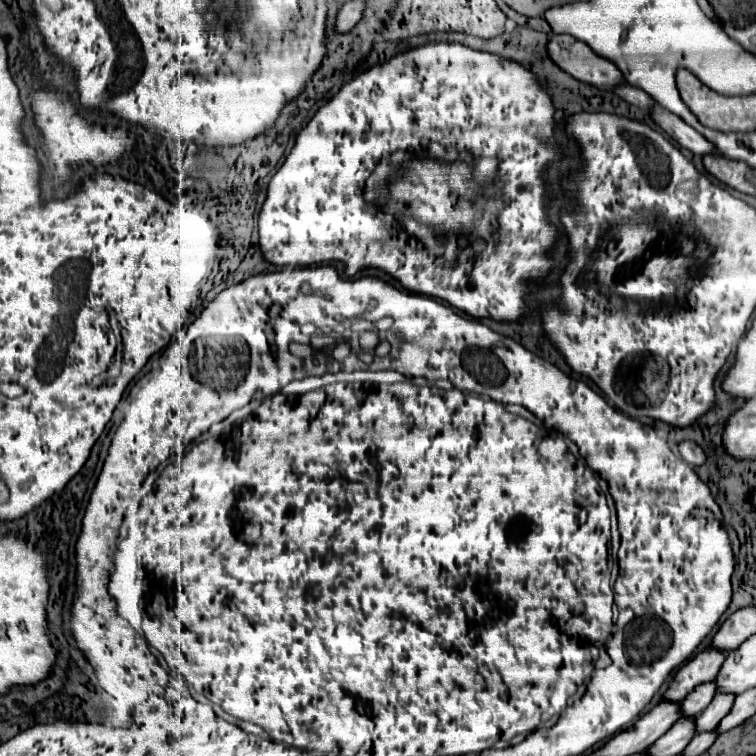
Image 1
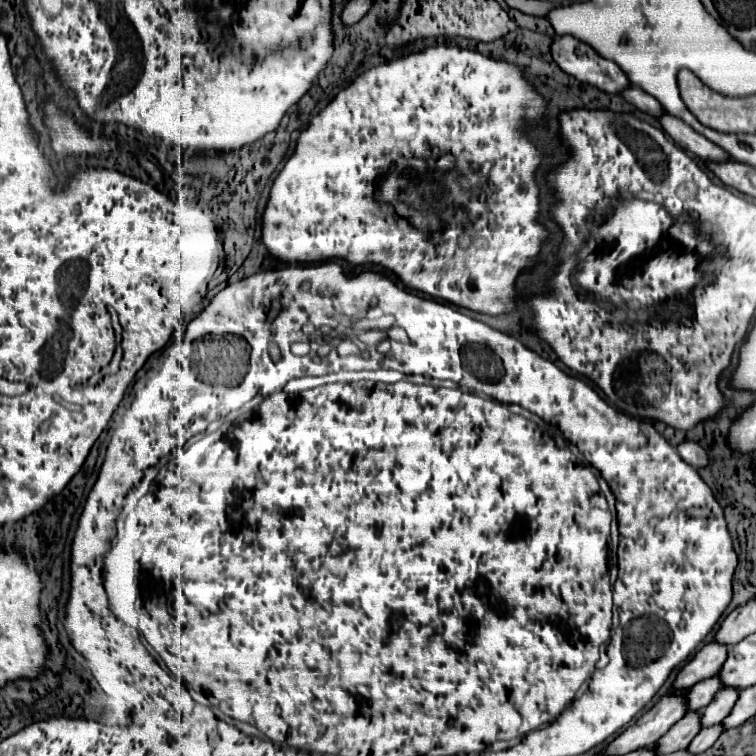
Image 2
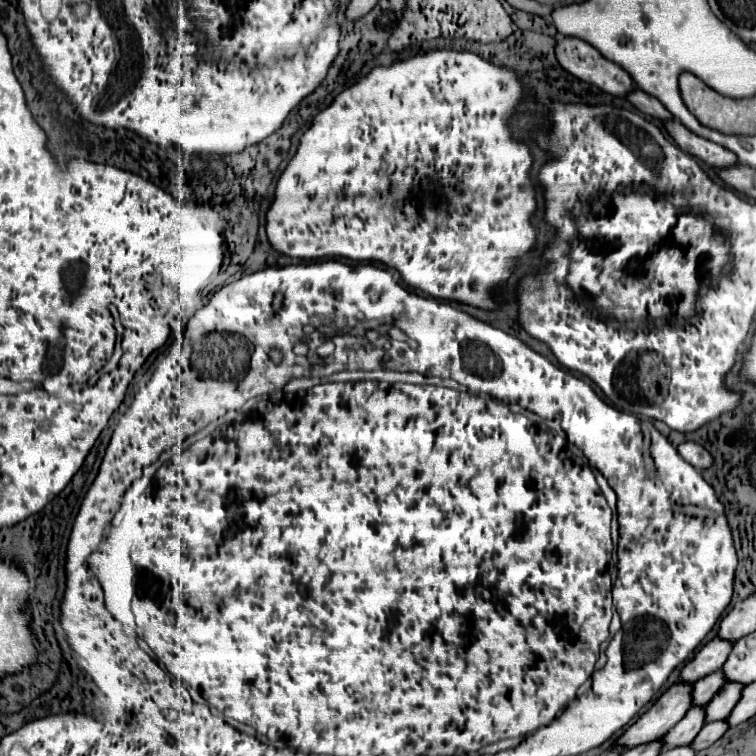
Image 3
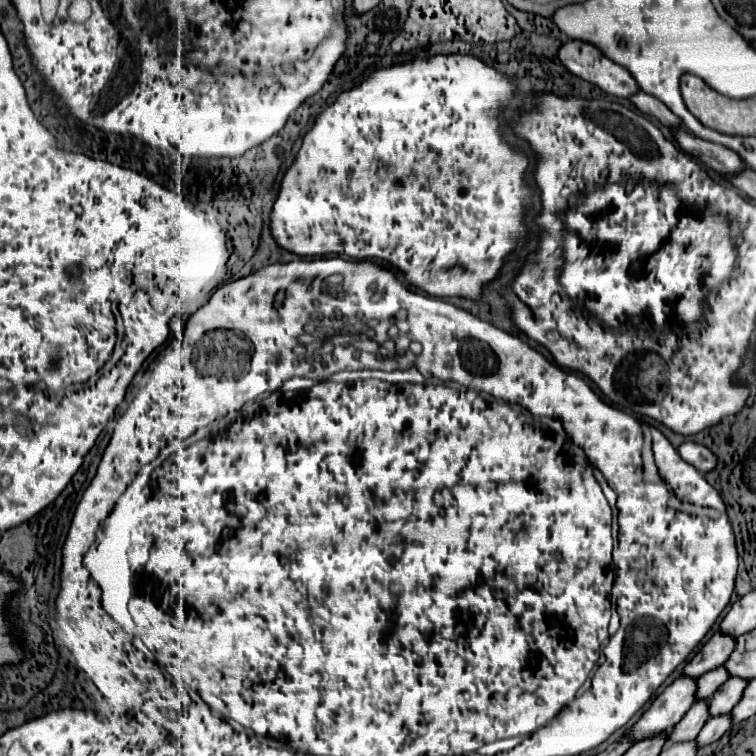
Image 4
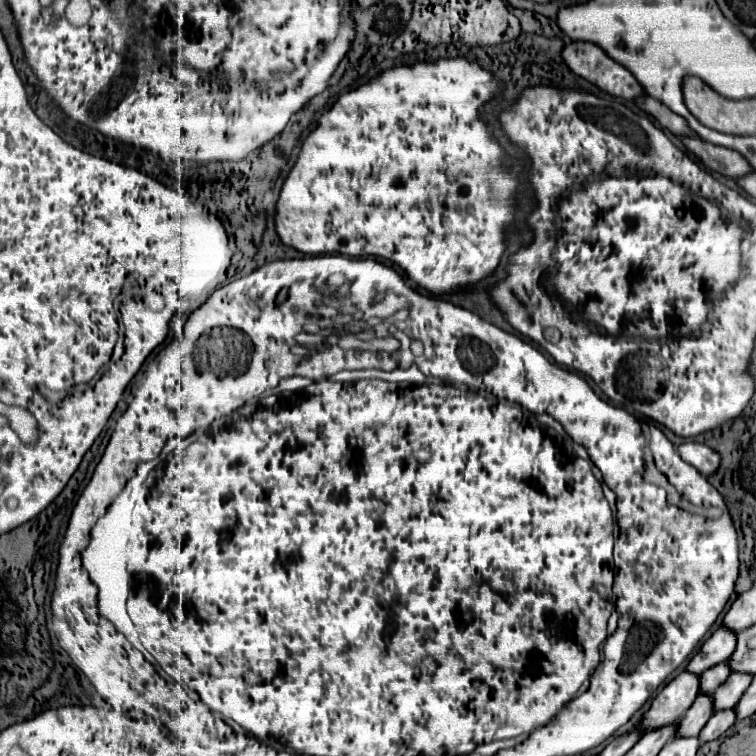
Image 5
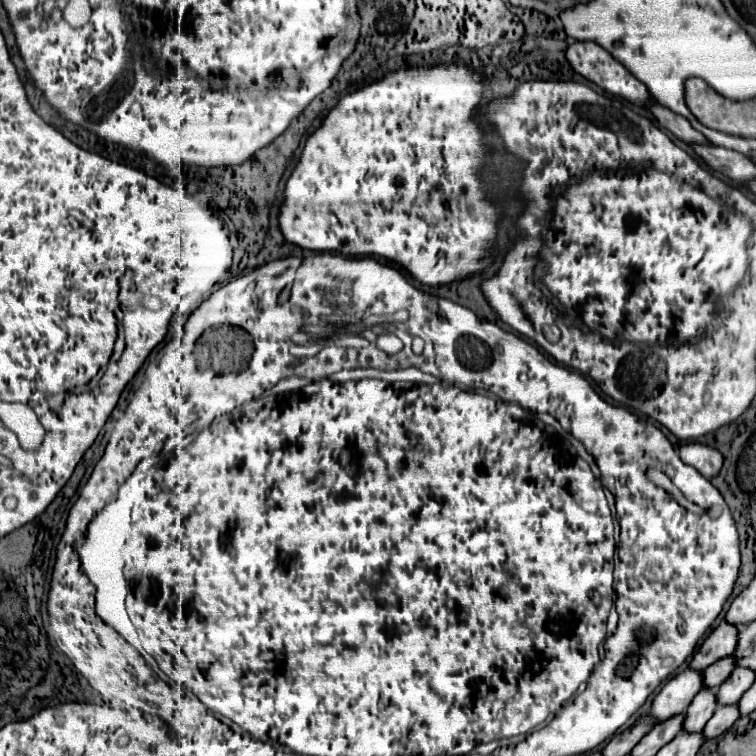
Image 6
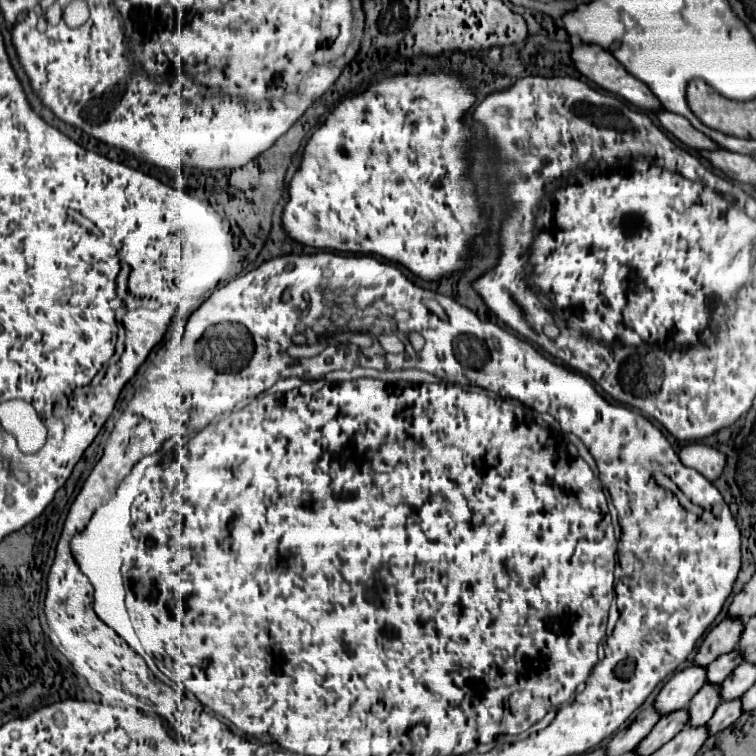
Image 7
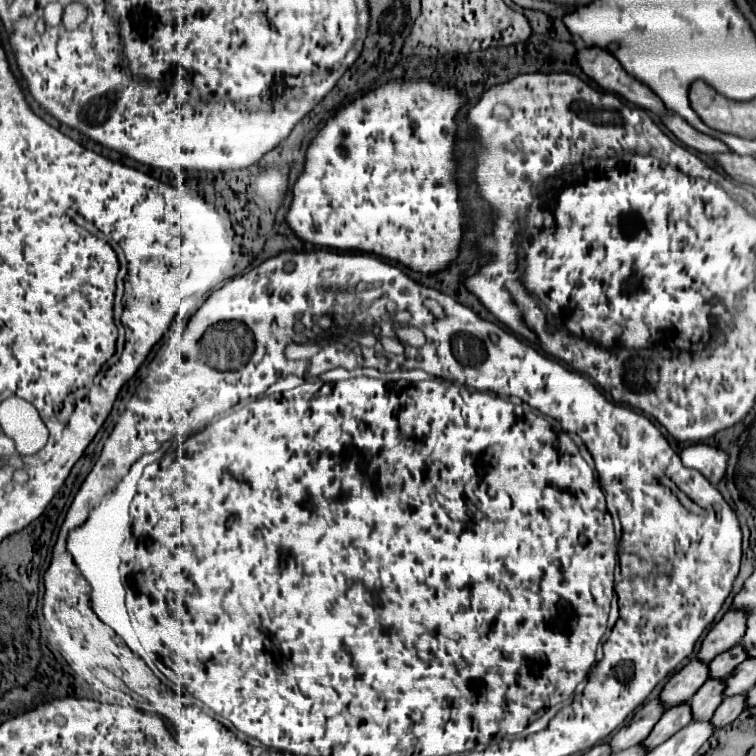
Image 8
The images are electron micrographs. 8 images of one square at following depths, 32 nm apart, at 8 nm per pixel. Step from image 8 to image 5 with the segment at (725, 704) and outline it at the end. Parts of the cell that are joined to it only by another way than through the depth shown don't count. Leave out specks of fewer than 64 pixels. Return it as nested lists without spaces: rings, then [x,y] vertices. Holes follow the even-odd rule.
[[[734,710],[714,714],[714,716],[706,722],[706,726],[702,728],[702,732],[698,734],[700,742],[706,744],[706,742],[712,742],[712,740],[718,740],[718,738],[720,738],[720,736],[722,736],[722,734],[724,734],[732,724],[734,724],[734,720],[736,720]]]

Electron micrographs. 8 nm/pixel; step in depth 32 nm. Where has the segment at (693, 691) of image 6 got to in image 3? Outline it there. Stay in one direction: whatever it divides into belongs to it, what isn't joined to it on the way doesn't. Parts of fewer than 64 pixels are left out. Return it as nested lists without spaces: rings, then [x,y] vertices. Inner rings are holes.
[[[674,684],[672,688],[668,688],[652,704],[652,708],[634,722],[634,726],[626,728],[626,732],[614,744],[624,748],[626,752],[640,744],[660,740],[690,710],[692,698],[688,696],[688,692],[692,692],[690,684]]]

